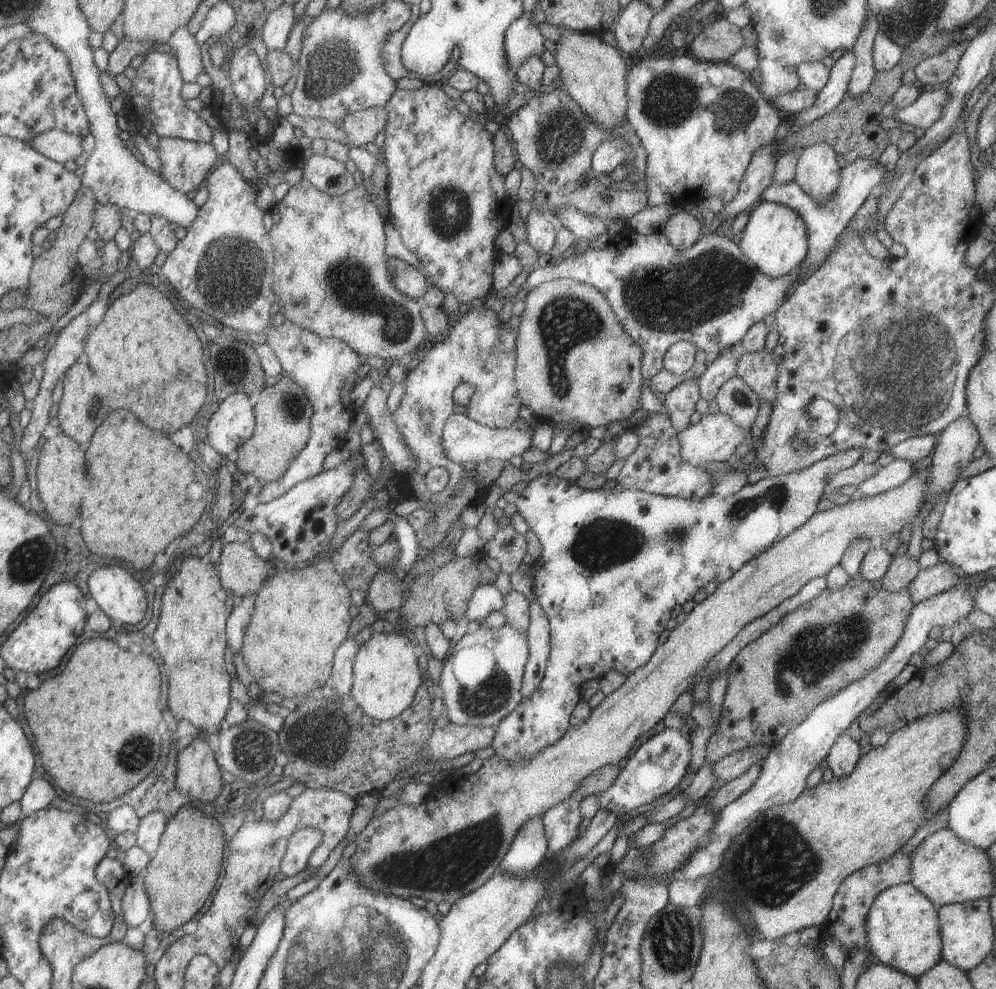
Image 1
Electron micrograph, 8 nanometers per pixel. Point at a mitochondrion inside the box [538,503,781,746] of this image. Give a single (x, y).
(606, 541)

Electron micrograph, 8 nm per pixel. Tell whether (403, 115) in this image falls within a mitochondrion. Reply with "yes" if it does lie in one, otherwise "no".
no

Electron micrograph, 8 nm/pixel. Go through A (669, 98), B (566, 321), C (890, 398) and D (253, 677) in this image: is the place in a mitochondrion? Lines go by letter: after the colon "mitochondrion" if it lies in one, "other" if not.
A: mitochondrion
B: mitochondrion
C: mitochondrion
D: other

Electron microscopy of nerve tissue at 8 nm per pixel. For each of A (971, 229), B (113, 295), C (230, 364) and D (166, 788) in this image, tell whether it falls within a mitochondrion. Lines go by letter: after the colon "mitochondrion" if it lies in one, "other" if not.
A: other
B: other
C: other
D: other

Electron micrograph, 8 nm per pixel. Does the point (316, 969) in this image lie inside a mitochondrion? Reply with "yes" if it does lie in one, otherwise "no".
yes

